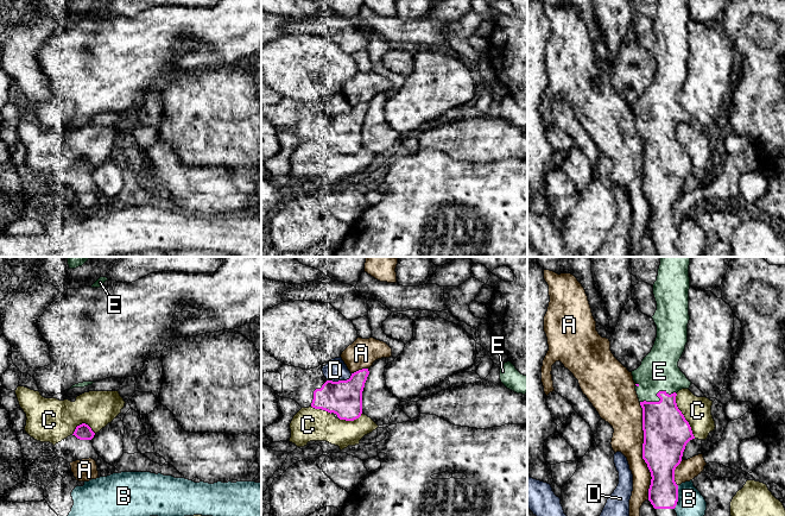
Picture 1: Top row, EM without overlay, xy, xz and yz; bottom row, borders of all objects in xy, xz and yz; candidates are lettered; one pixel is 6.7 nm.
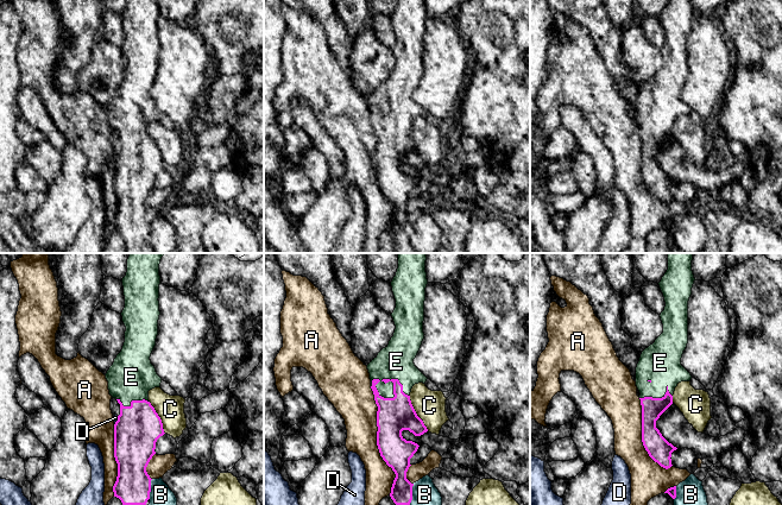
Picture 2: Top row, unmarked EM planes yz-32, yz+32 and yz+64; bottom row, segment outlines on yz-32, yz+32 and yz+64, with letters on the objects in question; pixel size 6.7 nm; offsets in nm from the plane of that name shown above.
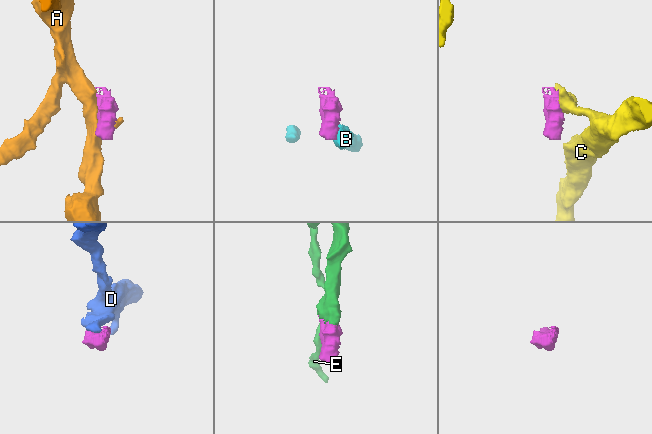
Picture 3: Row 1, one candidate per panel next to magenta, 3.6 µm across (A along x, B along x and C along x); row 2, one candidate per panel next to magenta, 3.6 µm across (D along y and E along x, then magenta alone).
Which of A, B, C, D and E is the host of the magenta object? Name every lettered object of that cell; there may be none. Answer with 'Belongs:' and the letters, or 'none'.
Belongs: E

